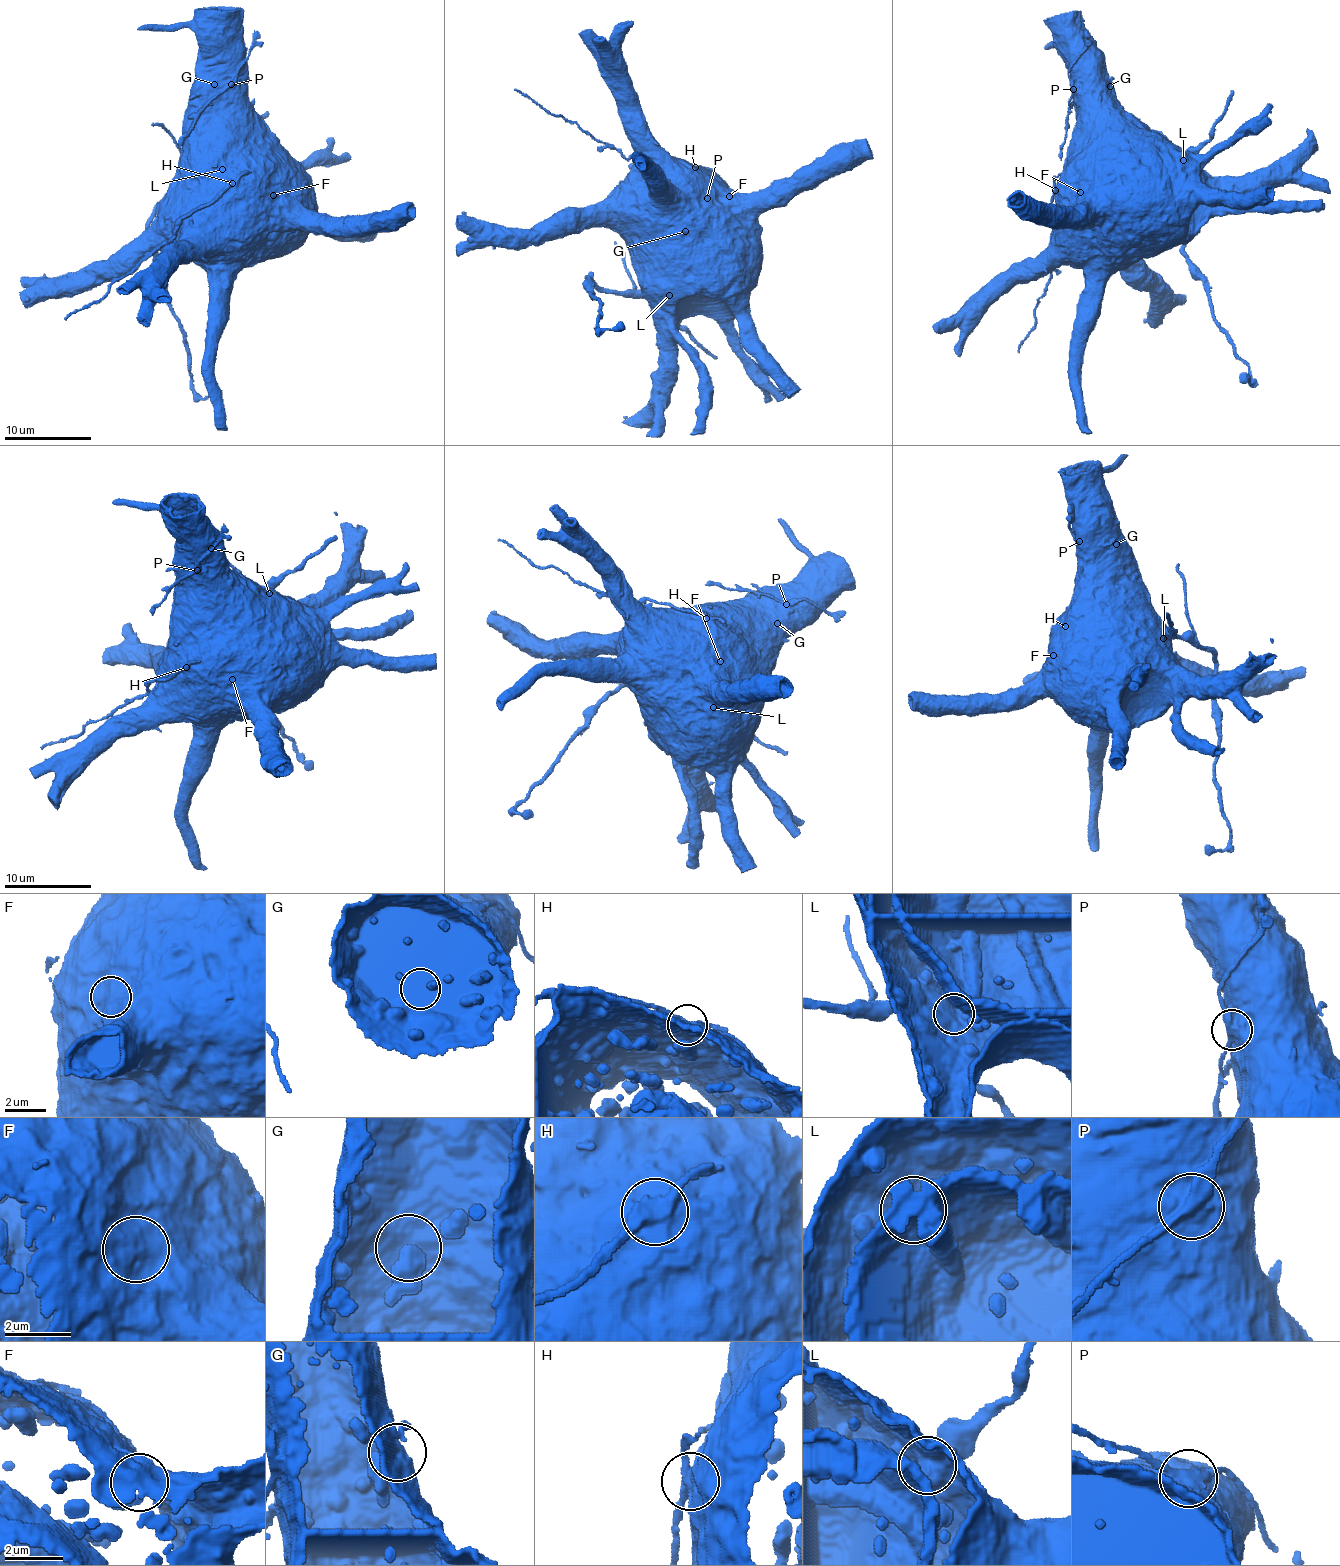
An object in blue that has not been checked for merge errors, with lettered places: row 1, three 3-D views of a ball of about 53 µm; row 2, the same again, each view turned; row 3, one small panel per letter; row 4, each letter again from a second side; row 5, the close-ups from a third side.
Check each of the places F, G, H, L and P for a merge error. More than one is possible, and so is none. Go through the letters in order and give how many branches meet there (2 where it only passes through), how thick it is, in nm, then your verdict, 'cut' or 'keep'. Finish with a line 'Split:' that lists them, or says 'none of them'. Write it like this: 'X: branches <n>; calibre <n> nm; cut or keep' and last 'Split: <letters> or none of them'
F: branches 2; calibre 600 nm; keep
G: branches 2; calibre 550 nm; keep
H: branches 3; calibre 550 nm; cut
L: branches 3; calibre 420 nm; keep
P: branches 2; calibre 650 nm; cut
Split: H, P

